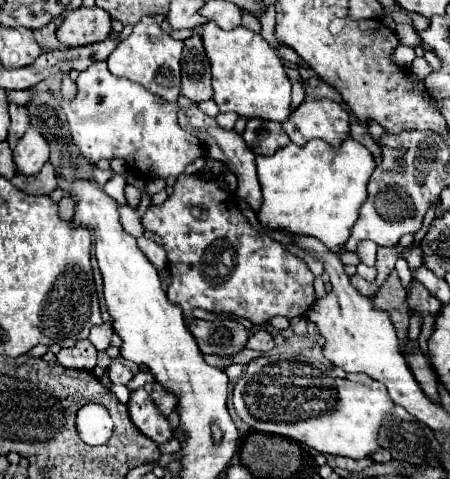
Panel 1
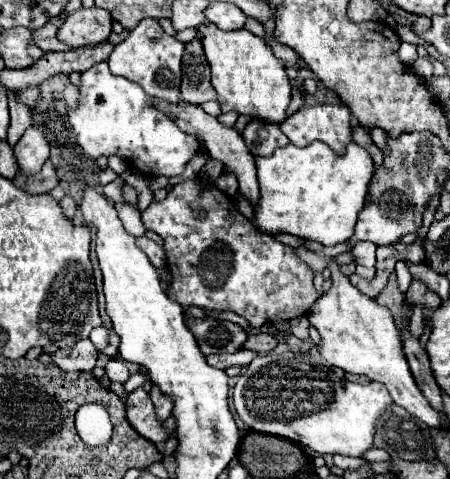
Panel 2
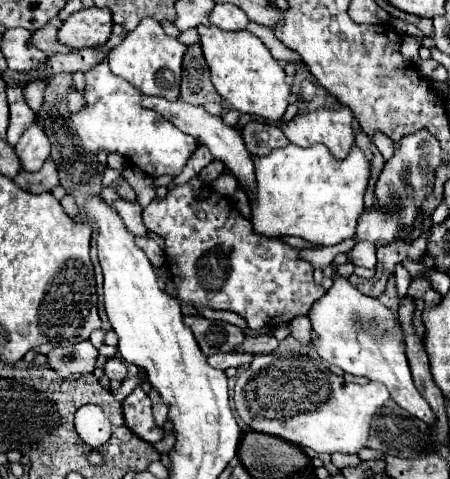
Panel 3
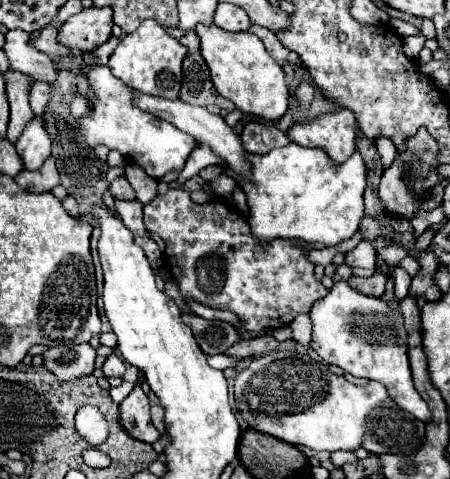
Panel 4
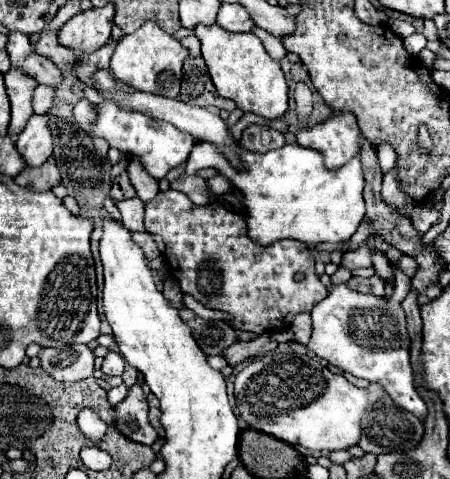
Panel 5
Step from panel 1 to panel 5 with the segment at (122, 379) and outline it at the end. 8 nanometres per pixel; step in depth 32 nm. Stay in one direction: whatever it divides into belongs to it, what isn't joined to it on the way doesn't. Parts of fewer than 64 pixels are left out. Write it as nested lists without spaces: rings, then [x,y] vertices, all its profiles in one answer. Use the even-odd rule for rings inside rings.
[[[110,352],[110,354],[104,358],[102,372],[104,372],[106,376],[122,376],[122,372],[124,372],[124,358],[122,358],[118,352]]]

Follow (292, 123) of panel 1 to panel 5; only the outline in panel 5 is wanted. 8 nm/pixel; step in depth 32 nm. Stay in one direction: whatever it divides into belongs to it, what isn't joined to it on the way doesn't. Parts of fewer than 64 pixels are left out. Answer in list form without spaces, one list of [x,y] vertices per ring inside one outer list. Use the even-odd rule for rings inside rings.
[[[336,112],[336,114],[328,116],[326,120],[322,120],[320,124],[296,130],[294,136],[300,146],[320,150],[326,158],[326,168],[332,168],[332,170],[344,166],[352,156],[356,156],[360,152],[360,138],[362,138],[360,128],[356,124],[356,116],[352,112]]]

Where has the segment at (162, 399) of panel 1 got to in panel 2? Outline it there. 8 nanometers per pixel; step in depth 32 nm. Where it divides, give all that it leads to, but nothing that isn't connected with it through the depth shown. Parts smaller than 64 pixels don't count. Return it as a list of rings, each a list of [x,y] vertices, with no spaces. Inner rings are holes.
[[[152,386],[152,390],[150,390],[150,398],[152,398],[154,406],[156,406],[158,420],[166,420],[166,418],[172,414],[172,400],[168,400],[168,398],[164,396],[164,392],[160,392],[160,390],[154,388],[154,386]]]

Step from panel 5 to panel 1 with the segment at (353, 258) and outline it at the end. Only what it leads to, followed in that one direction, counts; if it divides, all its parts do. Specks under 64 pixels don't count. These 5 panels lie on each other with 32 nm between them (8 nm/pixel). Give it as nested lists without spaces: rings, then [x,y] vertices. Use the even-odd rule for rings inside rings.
[[[364,240],[356,252],[360,254],[360,262],[368,264],[368,266],[374,266],[376,262],[376,252],[378,252],[378,244],[372,244],[372,240]]]

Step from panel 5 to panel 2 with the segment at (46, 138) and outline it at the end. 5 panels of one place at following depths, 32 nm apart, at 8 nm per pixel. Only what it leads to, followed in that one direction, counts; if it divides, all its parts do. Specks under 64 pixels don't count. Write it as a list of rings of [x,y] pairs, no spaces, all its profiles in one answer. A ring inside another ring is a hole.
[[[28,128],[24,132],[24,136],[18,140],[18,144],[14,146],[14,156],[16,156],[20,172],[36,174],[48,160],[50,146],[40,130]]]

